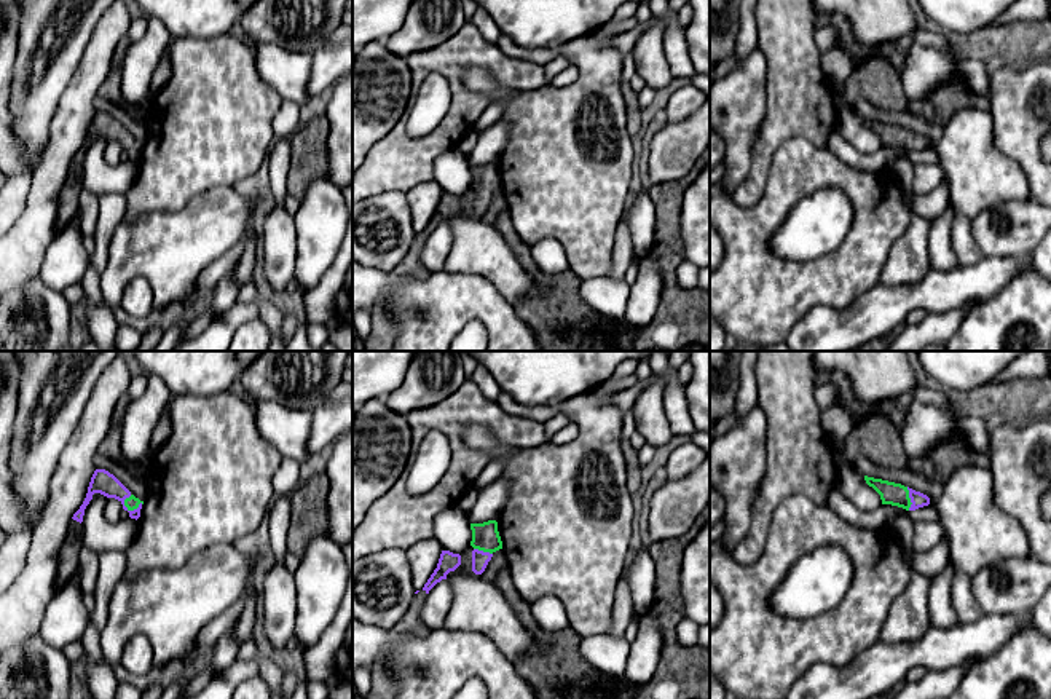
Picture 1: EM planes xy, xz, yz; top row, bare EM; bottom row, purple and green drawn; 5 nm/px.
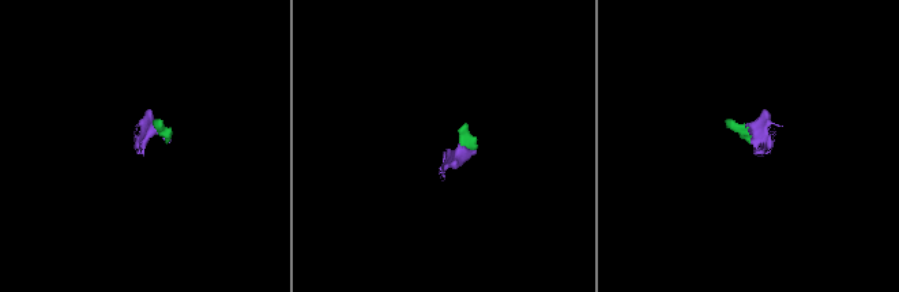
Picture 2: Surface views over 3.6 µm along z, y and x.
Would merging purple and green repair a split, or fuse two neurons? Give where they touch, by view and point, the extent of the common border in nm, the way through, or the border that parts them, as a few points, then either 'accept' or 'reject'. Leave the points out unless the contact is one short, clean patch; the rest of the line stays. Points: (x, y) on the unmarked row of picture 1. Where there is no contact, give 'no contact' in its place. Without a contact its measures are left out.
xy (131, 154) | 110 nm | across xy (102, 125), (112, 130), (131, 154), (131, 146) | accept

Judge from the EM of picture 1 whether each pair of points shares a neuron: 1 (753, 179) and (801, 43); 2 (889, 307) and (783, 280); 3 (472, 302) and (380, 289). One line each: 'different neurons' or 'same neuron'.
1: same neuron
2: different neurons
3: same neuron

